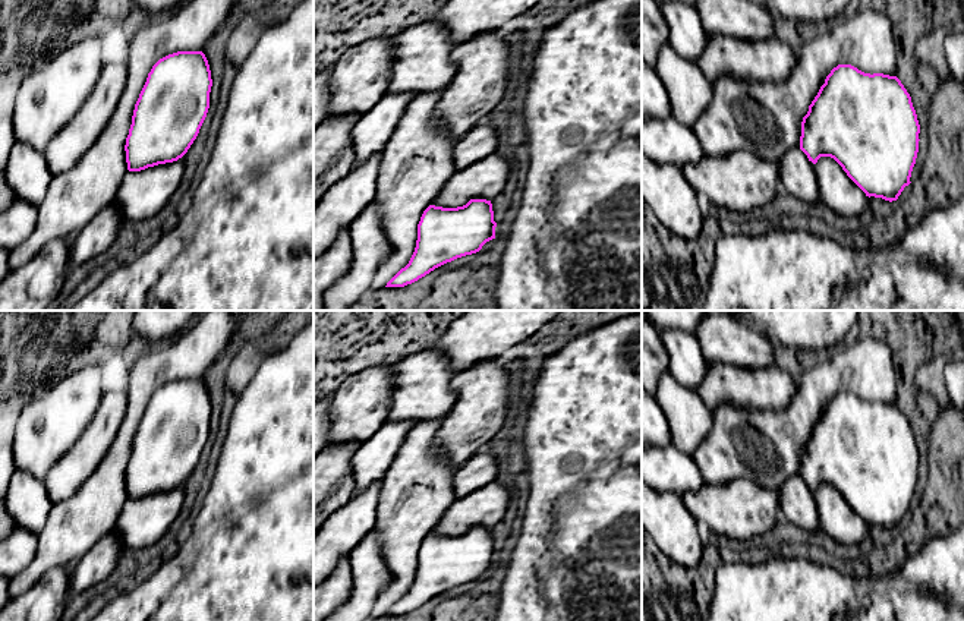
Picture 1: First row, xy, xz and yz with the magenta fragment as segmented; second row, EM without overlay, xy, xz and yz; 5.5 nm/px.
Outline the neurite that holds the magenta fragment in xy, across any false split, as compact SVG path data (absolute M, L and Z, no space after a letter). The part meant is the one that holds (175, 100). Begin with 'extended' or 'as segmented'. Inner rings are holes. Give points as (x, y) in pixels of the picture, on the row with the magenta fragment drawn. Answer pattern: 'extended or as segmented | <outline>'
as segmented | M177 51L152 66L126 138L129 171L173 163L188 152L207 117L211 86L202 51Z

